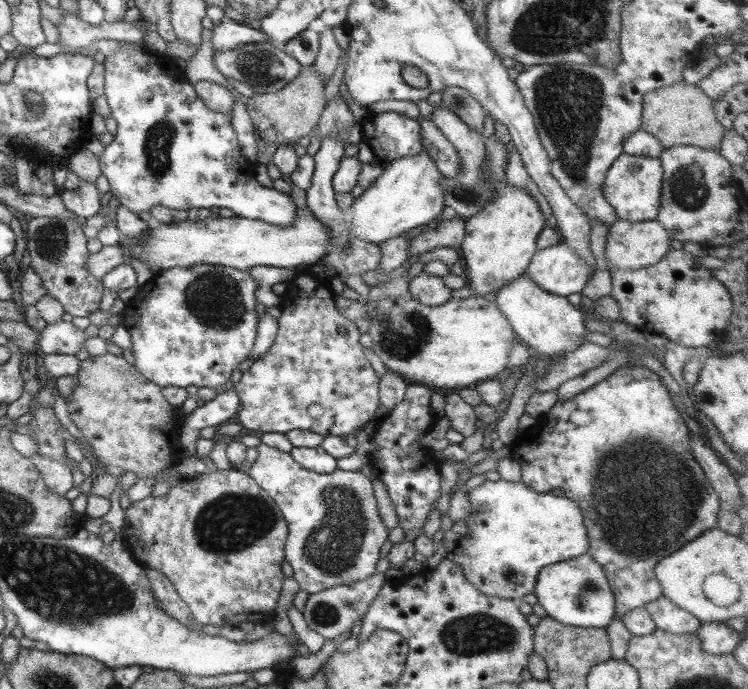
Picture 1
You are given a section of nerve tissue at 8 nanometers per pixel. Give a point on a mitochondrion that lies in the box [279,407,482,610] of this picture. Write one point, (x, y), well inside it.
(335, 543)

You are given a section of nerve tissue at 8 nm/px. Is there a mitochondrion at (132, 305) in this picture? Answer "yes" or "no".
no

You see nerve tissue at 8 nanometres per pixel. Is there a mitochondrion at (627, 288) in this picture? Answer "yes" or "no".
no

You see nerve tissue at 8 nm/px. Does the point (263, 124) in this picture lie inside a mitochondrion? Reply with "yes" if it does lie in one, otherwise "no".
no

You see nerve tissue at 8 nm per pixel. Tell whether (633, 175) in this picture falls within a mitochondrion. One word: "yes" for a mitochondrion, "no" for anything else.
no

